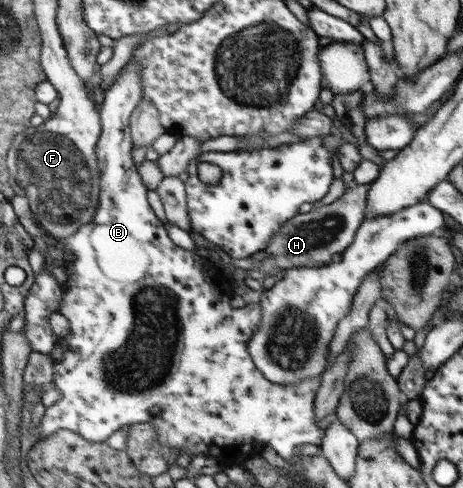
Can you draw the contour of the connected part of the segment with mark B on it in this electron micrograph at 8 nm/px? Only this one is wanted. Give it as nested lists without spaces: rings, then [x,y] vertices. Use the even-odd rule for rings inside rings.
[[[128,62],[124,69],[116,77],[114,84],[104,92],[98,109],[101,113],[101,136],[102,150],[98,150],[98,154],[102,154],[102,174],[106,174],[106,194],[102,194],[102,210],[97,210],[95,217],[88,225],[82,226],[70,237],[61,240],[61,243],[70,249],[75,258],[72,258],[64,268],[67,274],[67,280],[62,286],[63,293],[60,299],[61,305],[57,308],[57,312],[63,314],[69,322],[70,330],[66,336],[60,337],[58,340],[58,348],[62,350],[62,358],[53,361],[54,375],[53,382],[50,383],[53,388],[58,388],[62,397],[52,404],[49,408],[43,408],[39,412],[34,427],[34,436],[39,441],[45,438],[56,436],[61,430],[73,430],[76,434],[81,434],[82,438],[90,439],[90,442],[104,442],[113,432],[120,430],[123,426],[135,425],[136,423],[149,422],[156,431],[157,442],[161,446],[161,454],[168,457],[171,448],[178,448],[179,454],[195,457],[198,454],[206,456],[217,456],[226,460],[228,466],[242,465],[247,458],[252,455],[250,452],[254,450],[254,444],[268,444],[272,446],[276,452],[291,463],[294,456],[294,448],[303,444],[316,444],[320,446],[322,437],[325,436],[325,430],[318,427],[314,414],[314,406],[316,405],[316,396],[318,389],[321,388],[321,376],[310,377],[304,381],[298,381],[296,385],[276,384],[270,382],[257,369],[257,365],[253,362],[253,357],[249,353],[248,342],[252,335],[261,325],[261,304],[249,303],[242,308],[233,308],[230,305],[230,299],[233,295],[230,279],[226,277],[218,265],[204,254],[194,254],[191,250],[186,250],[177,246],[166,233],[165,224],[156,217],[154,211],[148,203],[148,188],[142,184],[140,173],[137,166],[134,165],[131,152],[134,148],[132,143],[131,129],[129,119],[133,110],[138,106],[143,96],[141,87],[141,74],[135,62]],[[158,407],[161,411],[158,415],[152,415],[151,409]]]

